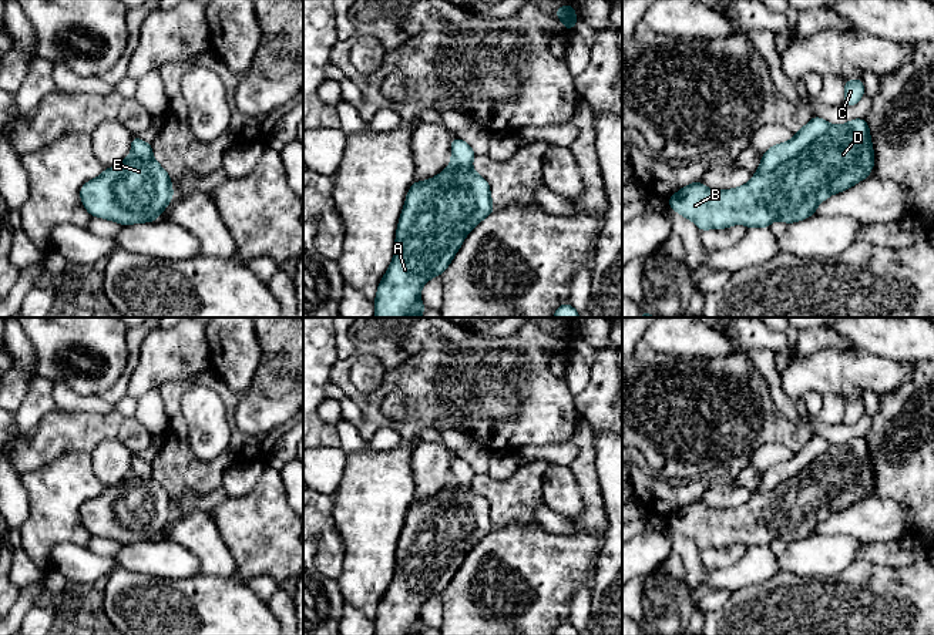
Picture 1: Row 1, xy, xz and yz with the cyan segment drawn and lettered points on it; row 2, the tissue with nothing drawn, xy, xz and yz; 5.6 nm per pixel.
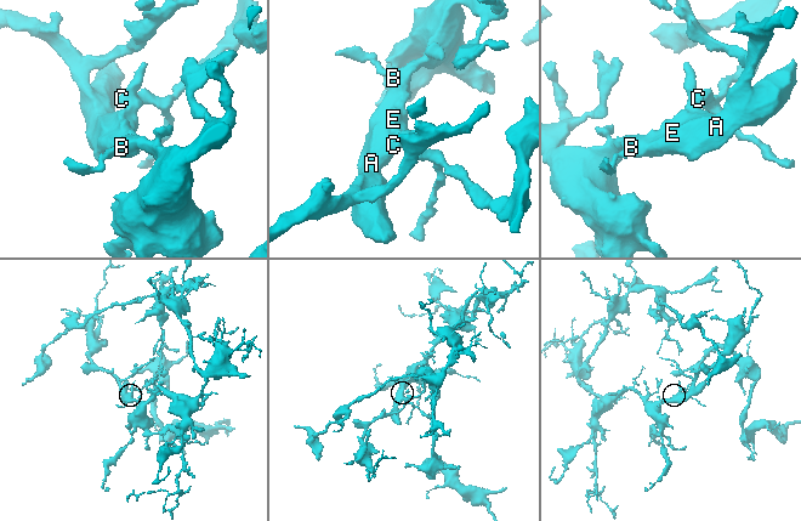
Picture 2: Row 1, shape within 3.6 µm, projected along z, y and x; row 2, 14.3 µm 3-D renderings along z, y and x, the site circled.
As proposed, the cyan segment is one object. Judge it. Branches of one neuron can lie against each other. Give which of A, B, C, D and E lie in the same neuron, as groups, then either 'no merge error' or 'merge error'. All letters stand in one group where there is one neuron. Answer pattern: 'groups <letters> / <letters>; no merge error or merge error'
groups A B C D E; no merge error

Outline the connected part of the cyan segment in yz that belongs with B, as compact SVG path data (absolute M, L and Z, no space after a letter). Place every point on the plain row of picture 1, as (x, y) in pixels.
M813 436L790 460L770 466L752 498L735 508L715 510L700 500L671 514L669 525L695 541L699 550L723 548L736 542L747 547L769 547L776 538L787 544L814 534L820 521L869 497L874 471L866 439L856 437L843 444L830 444Z

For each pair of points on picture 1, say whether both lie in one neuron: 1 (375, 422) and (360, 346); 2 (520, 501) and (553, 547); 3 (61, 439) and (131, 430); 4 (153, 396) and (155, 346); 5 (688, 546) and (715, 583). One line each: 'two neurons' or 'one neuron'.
1: one neuron
2: two neurons
3: one neuron
4: two neurons
5: one neuron

